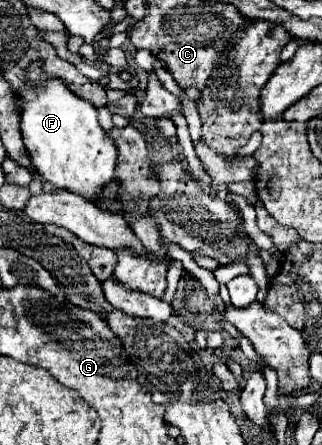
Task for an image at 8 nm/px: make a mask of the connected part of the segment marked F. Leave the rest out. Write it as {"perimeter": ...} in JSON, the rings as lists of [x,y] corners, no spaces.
{"perimeter":[[[38,64],[30,68],[28,88],[20,96],[24,98],[20,130],[38,174],[58,188],[78,192],[86,200],[96,202],[116,180],[116,146],[102,130],[96,108],[72,94],[62,80],[42,74]]]}

